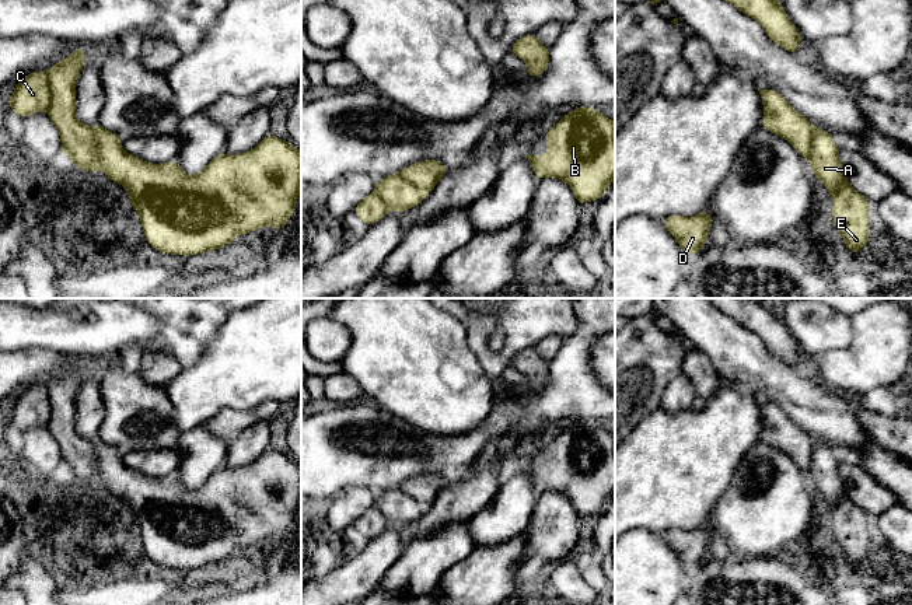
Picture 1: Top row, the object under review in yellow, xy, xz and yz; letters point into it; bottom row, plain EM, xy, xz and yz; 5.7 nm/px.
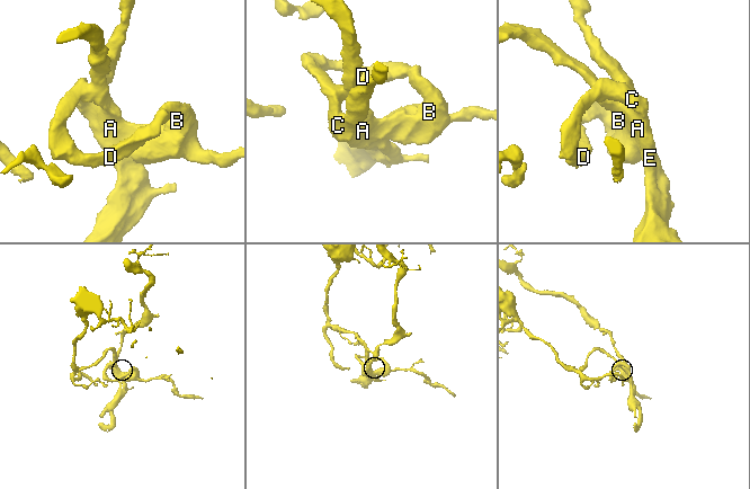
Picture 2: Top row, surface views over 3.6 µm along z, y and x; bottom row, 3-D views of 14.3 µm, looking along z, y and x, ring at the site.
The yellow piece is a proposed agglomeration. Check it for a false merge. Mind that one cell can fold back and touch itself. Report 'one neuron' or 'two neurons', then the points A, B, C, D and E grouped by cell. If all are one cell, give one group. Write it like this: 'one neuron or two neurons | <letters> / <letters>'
one neuron | A B C D E

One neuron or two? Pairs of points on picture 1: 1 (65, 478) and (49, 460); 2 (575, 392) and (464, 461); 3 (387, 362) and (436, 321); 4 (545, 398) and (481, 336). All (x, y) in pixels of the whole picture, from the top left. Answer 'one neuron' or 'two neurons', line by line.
1: two neurons
2: one neuron
3: one neuron
4: two neurons

